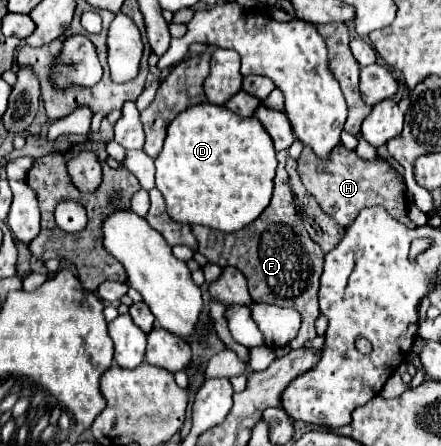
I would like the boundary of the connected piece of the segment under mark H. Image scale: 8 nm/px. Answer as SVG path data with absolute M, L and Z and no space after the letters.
M339 144L331 152L329 160L321 160L309 148L305 148L301 152L297 172L301 176L303 186L317 200L321 210L343 228L349 228L353 224L359 210L363 210L367 206L377 206L377 204L383 206L395 220L399 220L403 224L411 224L405 214L407 202L403 196L403 190L405 190L403 176L393 172L389 162L385 162L385 160L377 160L377 162L361 160L355 152L347 150L343 144Z

